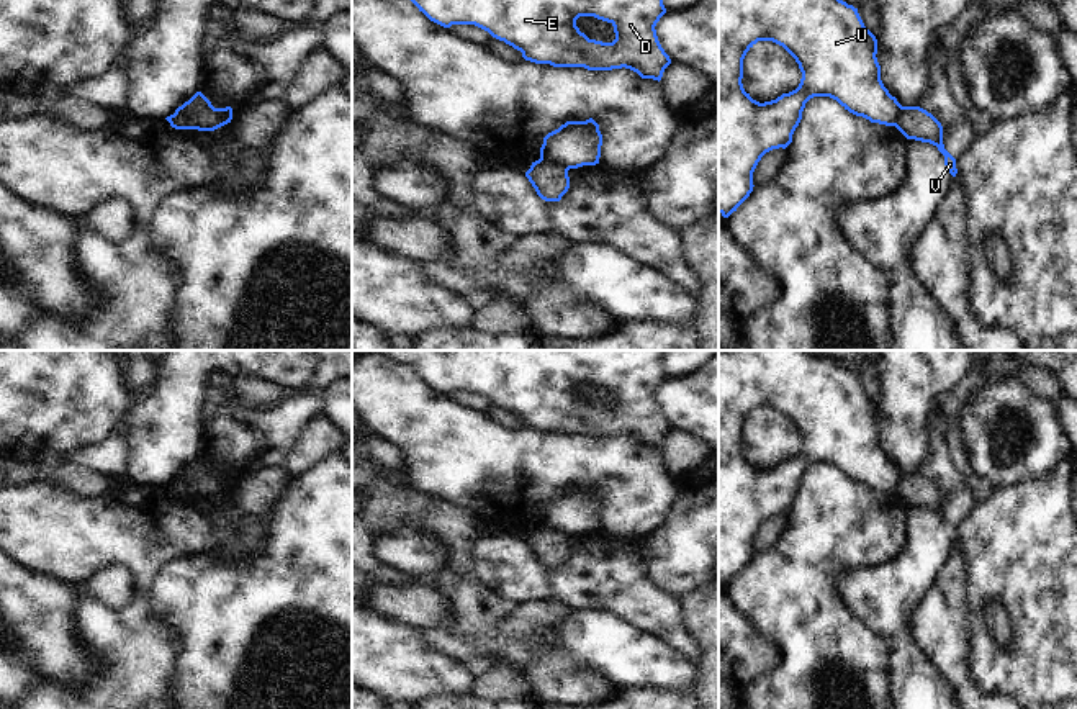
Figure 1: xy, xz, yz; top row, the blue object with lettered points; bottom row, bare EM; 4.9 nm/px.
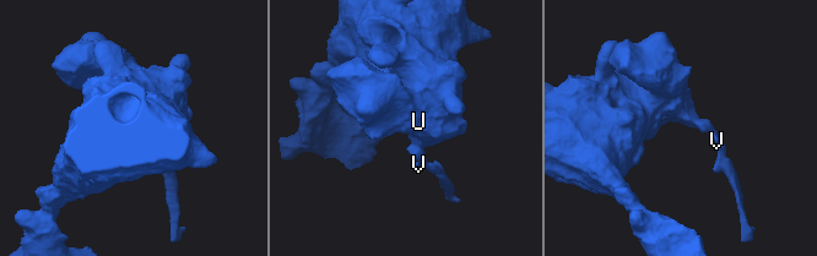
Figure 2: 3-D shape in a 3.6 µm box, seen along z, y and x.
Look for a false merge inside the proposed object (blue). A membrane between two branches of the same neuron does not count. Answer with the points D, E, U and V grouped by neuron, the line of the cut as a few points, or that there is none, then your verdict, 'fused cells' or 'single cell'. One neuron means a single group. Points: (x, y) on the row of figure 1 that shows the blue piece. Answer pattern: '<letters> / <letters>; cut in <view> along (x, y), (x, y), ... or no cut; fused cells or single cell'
D E U / V; cut in xz along (540, 158), (560, 162), (568, 169); fused cells

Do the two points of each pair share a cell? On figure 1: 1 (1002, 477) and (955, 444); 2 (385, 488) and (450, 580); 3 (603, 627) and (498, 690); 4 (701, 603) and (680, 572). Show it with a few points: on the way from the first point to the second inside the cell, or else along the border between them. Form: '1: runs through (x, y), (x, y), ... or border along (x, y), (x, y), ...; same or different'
1: border along (959, 415), (959, 434), (968, 462), (991, 483); different
2: border along (447, 562), (457, 573), (477, 582); different
3: border along (483, 667), (509, 667), (522, 677); different
4: border along (701, 585), (678, 596); different

